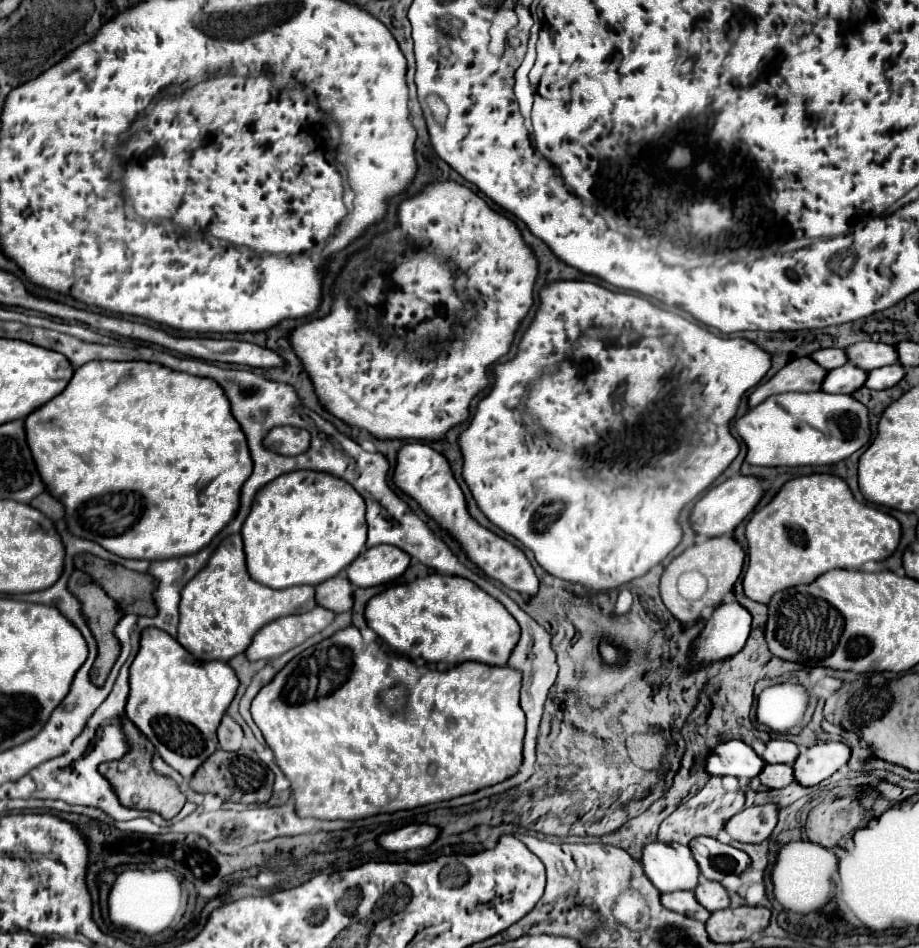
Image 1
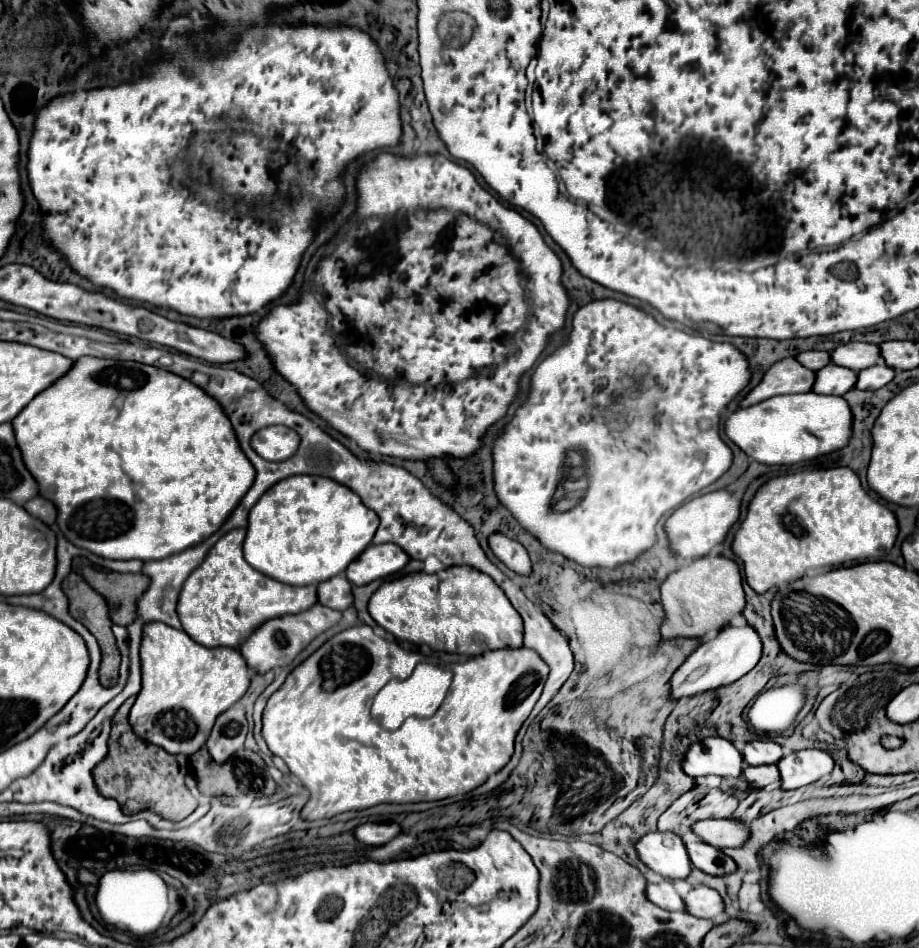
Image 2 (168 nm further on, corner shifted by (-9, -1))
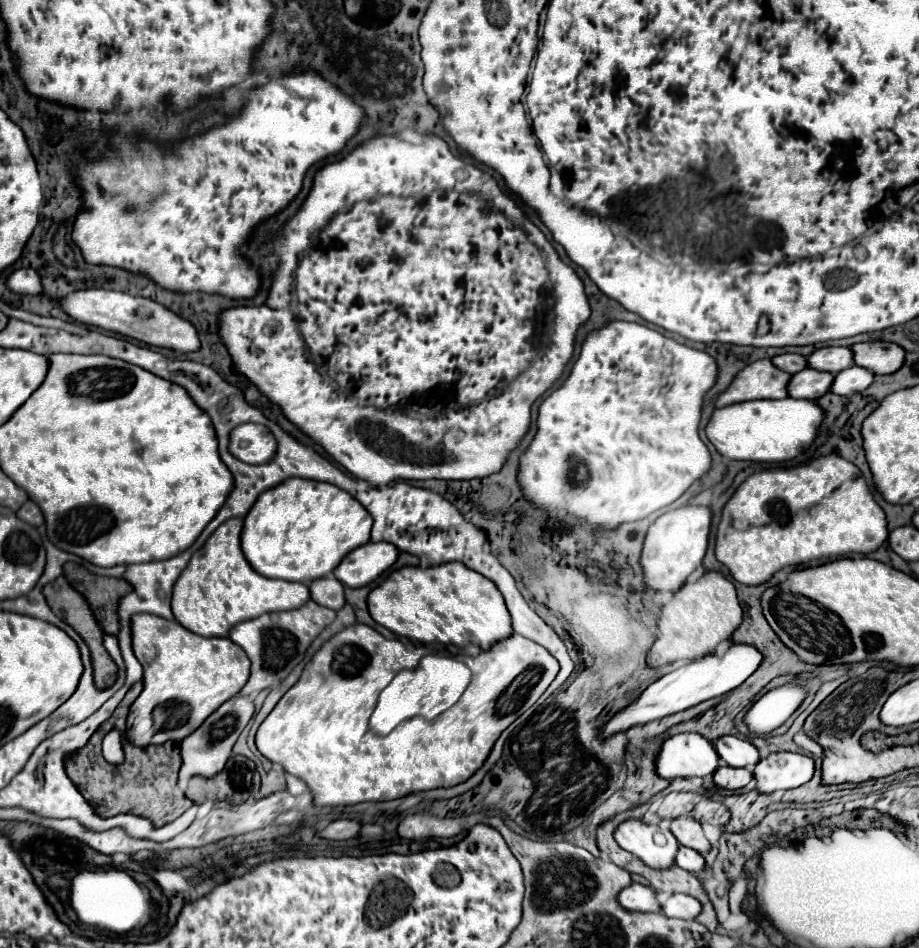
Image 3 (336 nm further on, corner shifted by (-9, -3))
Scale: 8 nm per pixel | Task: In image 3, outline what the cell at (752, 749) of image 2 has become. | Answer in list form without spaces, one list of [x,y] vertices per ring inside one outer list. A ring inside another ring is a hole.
[[[728,735],[728,737],[720,737],[714,745],[716,751],[720,753],[720,759],[730,767],[754,769],[754,765],[760,761],[760,751],[746,739]]]

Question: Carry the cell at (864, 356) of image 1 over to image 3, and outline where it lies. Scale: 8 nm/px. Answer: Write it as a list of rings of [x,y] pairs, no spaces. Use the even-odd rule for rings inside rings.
[[[824,347],[814,351],[808,357],[808,363],[818,371],[828,371],[832,375],[838,375],[842,369],[840,363],[846,363],[846,369],[854,365],[854,353],[848,347]]]

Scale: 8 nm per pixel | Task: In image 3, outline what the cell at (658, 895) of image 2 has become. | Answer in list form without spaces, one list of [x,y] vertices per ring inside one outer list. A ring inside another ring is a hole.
[[[632,883],[630,887],[622,889],[620,897],[618,897],[620,905],[624,905],[624,909],[632,909],[632,911],[660,911],[660,903],[658,903],[658,893],[648,887],[648,885],[640,885],[640,883]]]

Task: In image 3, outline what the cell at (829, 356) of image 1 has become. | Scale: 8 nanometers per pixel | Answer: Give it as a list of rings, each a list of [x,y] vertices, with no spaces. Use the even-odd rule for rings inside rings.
[[[784,353],[784,355],[778,355],[778,357],[772,359],[772,363],[774,363],[774,365],[780,365],[780,369],[784,369],[786,373],[792,373],[792,375],[808,367],[806,357],[798,355],[798,353]]]

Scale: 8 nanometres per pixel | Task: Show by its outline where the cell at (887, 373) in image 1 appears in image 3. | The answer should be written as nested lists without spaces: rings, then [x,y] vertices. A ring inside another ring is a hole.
[[[854,365],[852,369],[844,369],[844,373],[836,375],[836,381],[832,385],[832,393],[850,397],[852,393],[860,393],[860,391],[868,389],[868,385],[872,385],[872,381],[874,381],[872,371]]]

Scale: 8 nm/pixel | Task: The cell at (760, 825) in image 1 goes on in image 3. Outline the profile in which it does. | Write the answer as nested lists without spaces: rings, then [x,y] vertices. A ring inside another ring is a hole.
[[[678,817],[678,819],[672,821],[670,831],[674,833],[674,837],[678,839],[680,845],[686,845],[686,847],[690,847],[690,849],[696,849],[696,851],[702,853],[702,855],[706,855],[706,853],[712,849],[710,841],[708,841],[706,835],[704,835],[702,825],[700,825],[696,819]]]

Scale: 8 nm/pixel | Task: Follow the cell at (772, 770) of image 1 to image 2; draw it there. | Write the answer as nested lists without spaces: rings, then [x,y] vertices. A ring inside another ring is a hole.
[[[758,765],[758,767],[744,767],[744,777],[754,789],[762,789],[768,783],[780,783],[780,775],[776,765]]]

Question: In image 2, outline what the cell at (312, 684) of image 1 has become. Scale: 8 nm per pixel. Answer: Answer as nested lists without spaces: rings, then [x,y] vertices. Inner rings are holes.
[[[354,625],[316,649],[268,699],[262,717],[262,737],[272,755],[282,757],[292,775],[310,791],[310,801],[302,809],[302,819],[328,819],[344,811],[368,809],[380,803],[418,803],[454,797],[476,789],[510,761],[514,737],[534,709],[546,683],[548,665],[544,659],[528,647],[518,647],[488,651],[464,663],[456,663],[452,689],[436,715],[406,721],[396,731],[386,731],[370,715],[372,699],[390,679],[410,677],[422,659],[420,653],[384,641],[372,627]]]

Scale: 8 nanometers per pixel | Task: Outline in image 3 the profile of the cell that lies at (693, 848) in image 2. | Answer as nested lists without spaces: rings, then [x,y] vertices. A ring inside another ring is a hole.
[[[680,847],[678,855],[676,855],[676,865],[690,873],[700,873],[706,867],[706,861],[698,851],[694,851],[690,847]]]

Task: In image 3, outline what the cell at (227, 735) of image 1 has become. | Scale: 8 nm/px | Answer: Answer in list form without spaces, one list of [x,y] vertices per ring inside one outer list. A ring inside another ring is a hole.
[[[232,697],[230,701],[220,705],[204,721],[204,725],[200,725],[200,729],[196,729],[196,733],[192,733],[192,737],[188,737],[184,743],[180,743],[180,753],[182,753],[180,787],[182,789],[186,787],[186,783],[188,783],[188,779],[192,775],[214,777],[216,773],[220,773],[220,769],[224,769],[228,757],[232,755],[232,747],[234,747],[238,735],[242,733],[242,729],[246,727],[246,723],[250,721],[252,715],[254,715],[254,703],[250,699],[246,699],[246,697]]]

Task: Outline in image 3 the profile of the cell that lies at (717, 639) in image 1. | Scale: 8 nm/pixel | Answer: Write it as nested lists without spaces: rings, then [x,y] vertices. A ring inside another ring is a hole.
[[[732,643],[722,655],[704,655],[692,663],[686,663],[682,667],[678,667],[676,671],[660,677],[658,681],[654,681],[638,699],[636,703],[632,703],[628,709],[624,709],[624,713],[618,713],[612,721],[608,721],[608,725],[604,725],[602,729],[602,735],[608,737],[612,733],[618,733],[618,731],[626,731],[634,725],[644,725],[644,723],[650,723],[654,719],[662,719],[666,715],[672,715],[672,713],[678,713],[678,711],[684,711],[684,709],[690,709],[706,699],[712,699],[712,697],[720,697],[736,687],[740,687],[756,669],[758,665],[762,663],[762,653],[752,647],[752,645],[740,645],[740,643]]]

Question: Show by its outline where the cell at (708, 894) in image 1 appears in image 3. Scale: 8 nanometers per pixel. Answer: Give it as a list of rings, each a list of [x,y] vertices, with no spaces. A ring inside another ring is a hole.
[[[678,893],[678,895],[672,895],[672,897],[662,905],[662,911],[664,911],[668,917],[696,919],[696,917],[702,913],[702,903],[700,903],[696,897],[692,897],[692,895]]]

